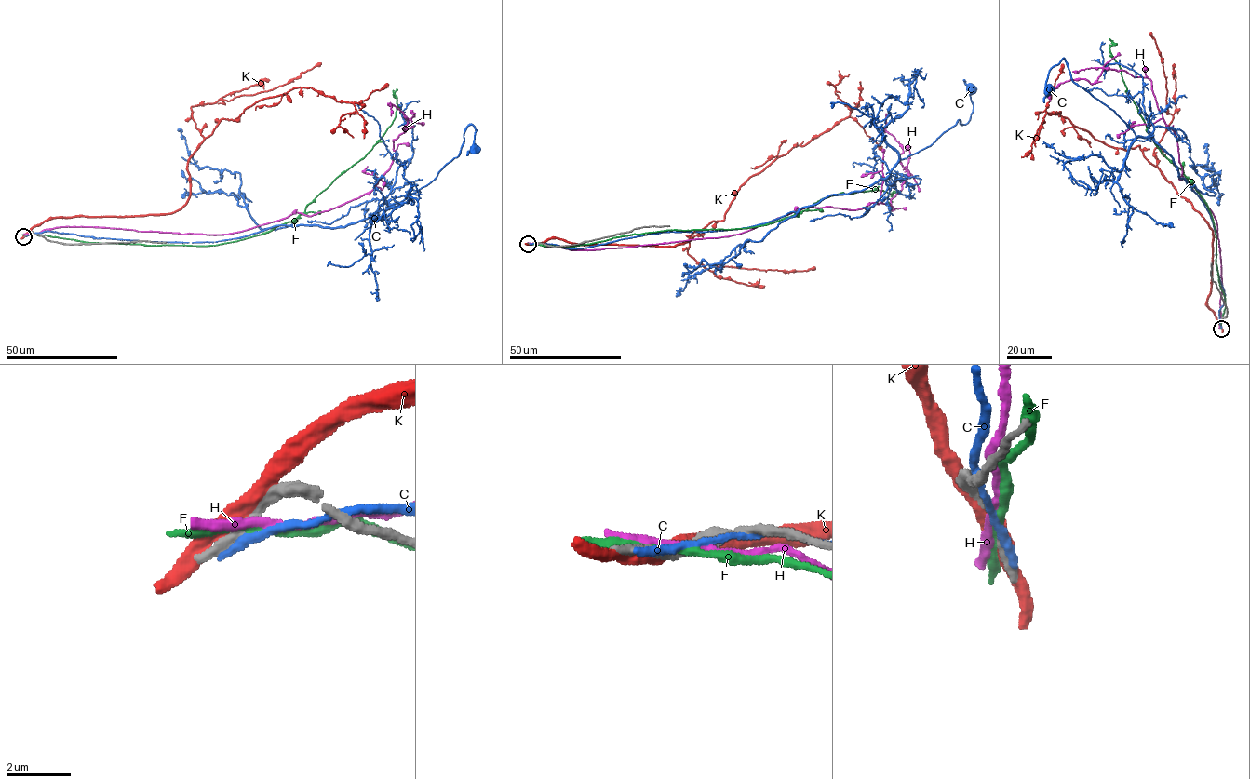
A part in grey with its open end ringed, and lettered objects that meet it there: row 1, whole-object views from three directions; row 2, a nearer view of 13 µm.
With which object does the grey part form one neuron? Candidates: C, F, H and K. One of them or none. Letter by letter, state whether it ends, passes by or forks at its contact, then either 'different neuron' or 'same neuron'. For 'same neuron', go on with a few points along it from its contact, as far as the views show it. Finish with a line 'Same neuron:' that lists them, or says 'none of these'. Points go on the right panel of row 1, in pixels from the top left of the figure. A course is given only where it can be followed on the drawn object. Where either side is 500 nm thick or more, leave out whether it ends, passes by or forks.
C: it ends | different neuron
F: it passes by | different neuron
H: it passes by | different neuron
K: it passes by | different neuron
Same neuron: none of these

